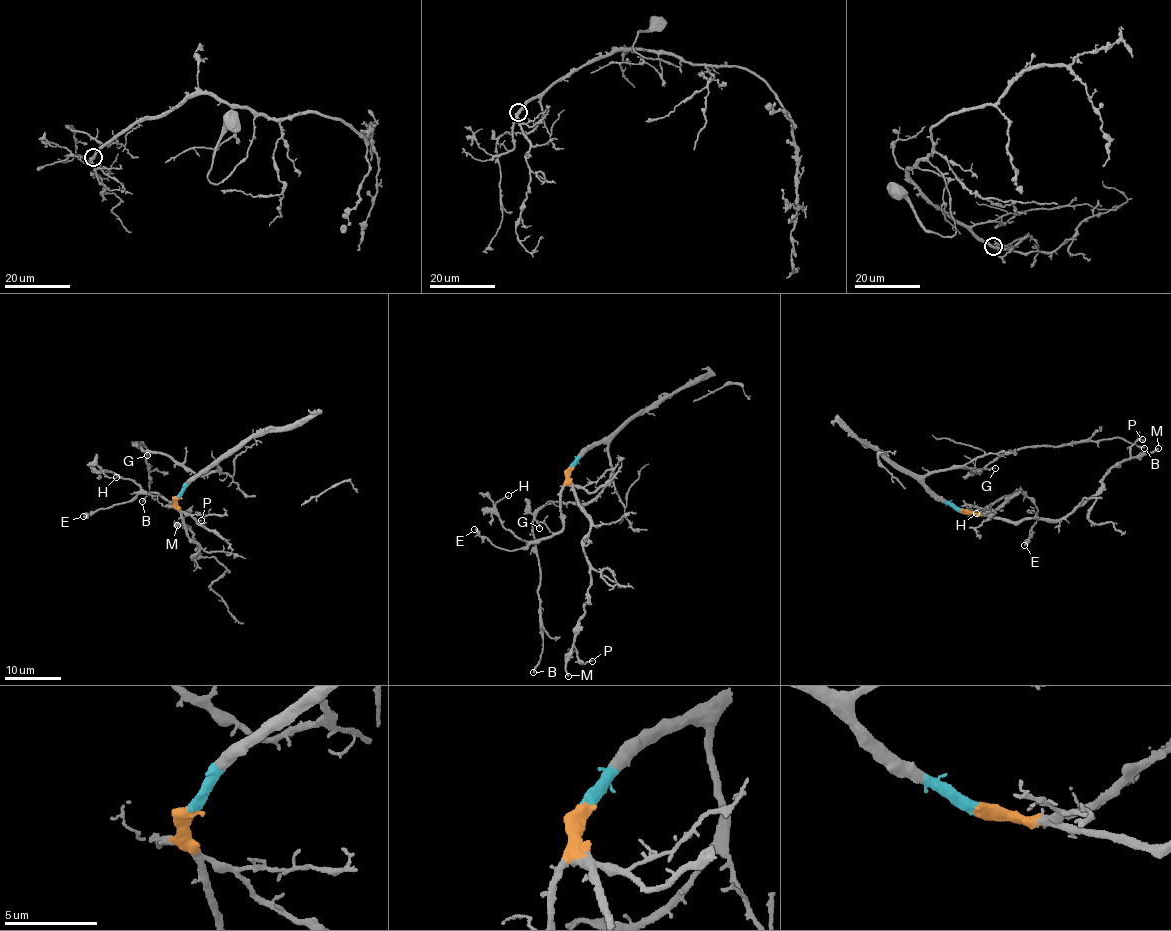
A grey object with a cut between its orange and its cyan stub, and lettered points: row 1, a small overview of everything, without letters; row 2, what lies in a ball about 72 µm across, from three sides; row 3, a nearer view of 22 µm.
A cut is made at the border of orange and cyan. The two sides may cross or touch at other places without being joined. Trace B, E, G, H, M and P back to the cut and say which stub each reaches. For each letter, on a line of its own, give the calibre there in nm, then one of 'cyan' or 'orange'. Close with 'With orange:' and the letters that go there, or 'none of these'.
B: 200 nm thick; cyan
E: 190 nm thick; orange
G: 130 nm thick; cyan
H: 100 nm thick; orange
M: 240 nm thick; orange
P: 120 nm thick; orange
With orange: E, H, M, P

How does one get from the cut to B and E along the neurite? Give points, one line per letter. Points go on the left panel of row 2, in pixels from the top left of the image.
B: (179, 496), (216, 463), (218, 472), (201, 475), (143, 444), (151, 482), (141, 501)
E: (179, 496), (169, 508), (171, 503), (154, 493), (140, 493), (127, 501), (82, 516)

